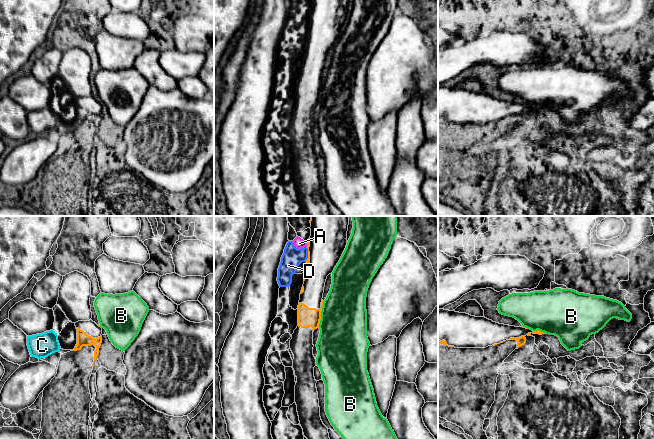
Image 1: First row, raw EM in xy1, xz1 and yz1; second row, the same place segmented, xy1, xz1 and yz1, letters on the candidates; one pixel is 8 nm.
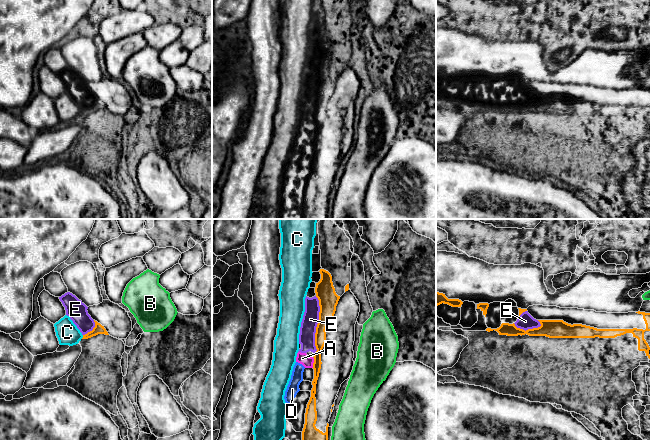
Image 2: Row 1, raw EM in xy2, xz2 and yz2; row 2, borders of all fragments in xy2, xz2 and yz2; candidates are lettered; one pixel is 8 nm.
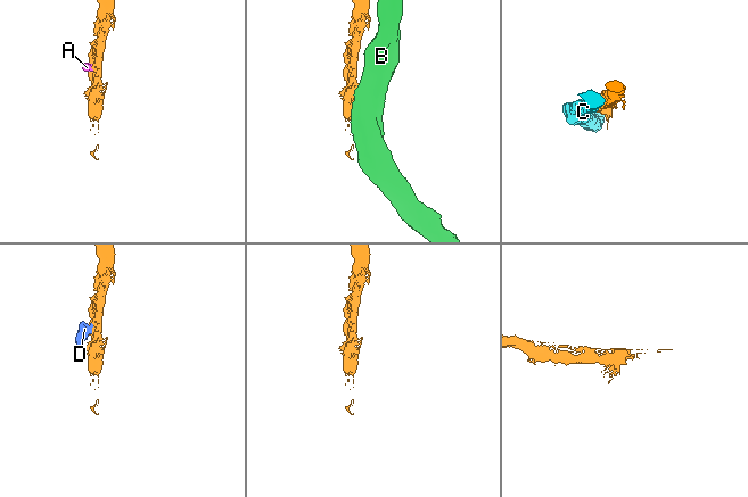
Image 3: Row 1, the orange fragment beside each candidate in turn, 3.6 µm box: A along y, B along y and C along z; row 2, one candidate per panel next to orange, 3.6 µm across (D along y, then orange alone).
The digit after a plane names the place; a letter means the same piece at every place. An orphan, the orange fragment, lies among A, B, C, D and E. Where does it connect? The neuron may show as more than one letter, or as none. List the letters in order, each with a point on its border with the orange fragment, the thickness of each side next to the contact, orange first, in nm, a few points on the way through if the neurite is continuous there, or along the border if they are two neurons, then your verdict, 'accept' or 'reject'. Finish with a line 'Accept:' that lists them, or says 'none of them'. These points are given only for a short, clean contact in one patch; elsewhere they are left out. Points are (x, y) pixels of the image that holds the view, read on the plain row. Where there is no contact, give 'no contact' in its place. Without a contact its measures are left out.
A: contact xz2 (314, 138); calibres 100 and 90 nm; border xz2 (312, 133), (313, 143); reject
B: contact xz1 (320, 90); calibres 160 and 380 nm; reject
C: contact xy2 (83, 113); calibres 80 and 180 nm; reject
D: contact xz1 (308, 30); calibres 30 and 160 nm; border xz1 (307, 23), (307, 35), (305, 37); reject
E: contact xz2 (317, 101); calibres 160 and 130 nm; border xz2 (316, 72), (319, 78), (319, 96), (315, 109), (314, 129); reject
Accept: none of them

